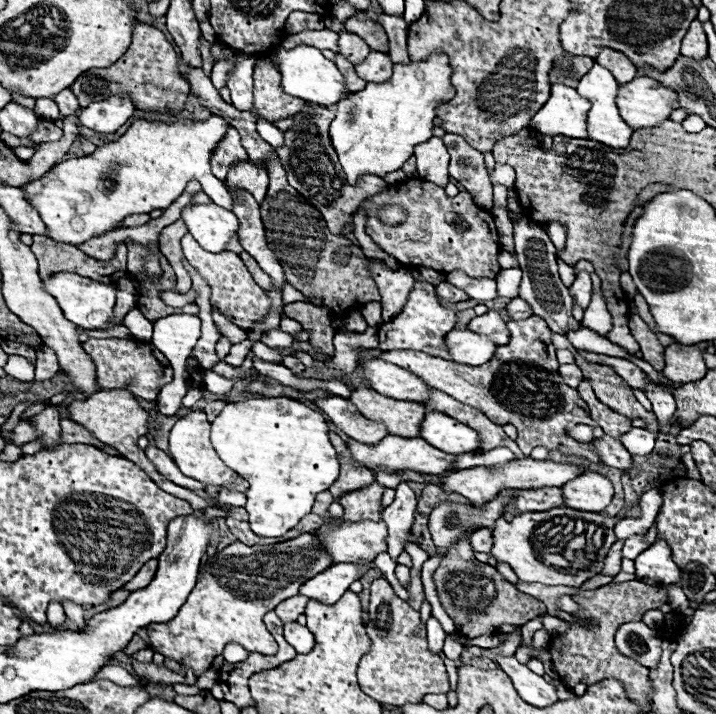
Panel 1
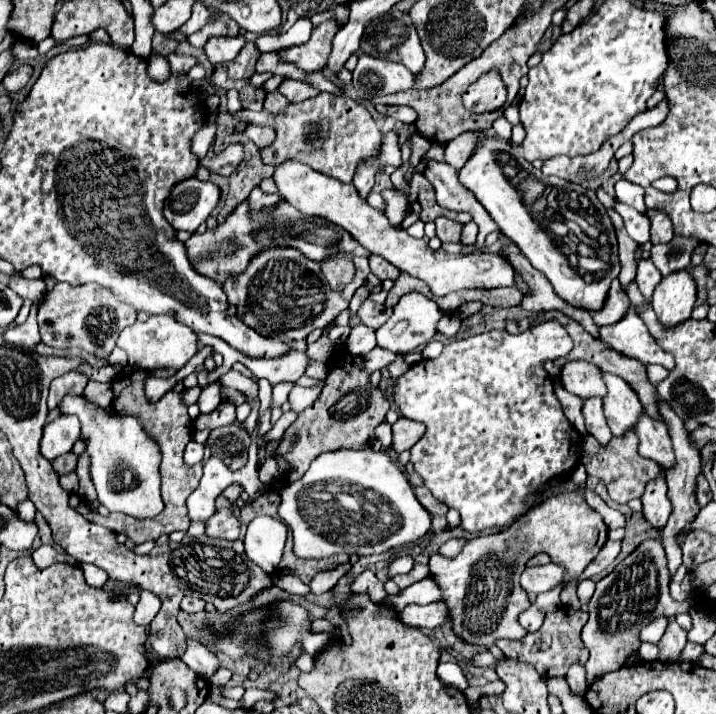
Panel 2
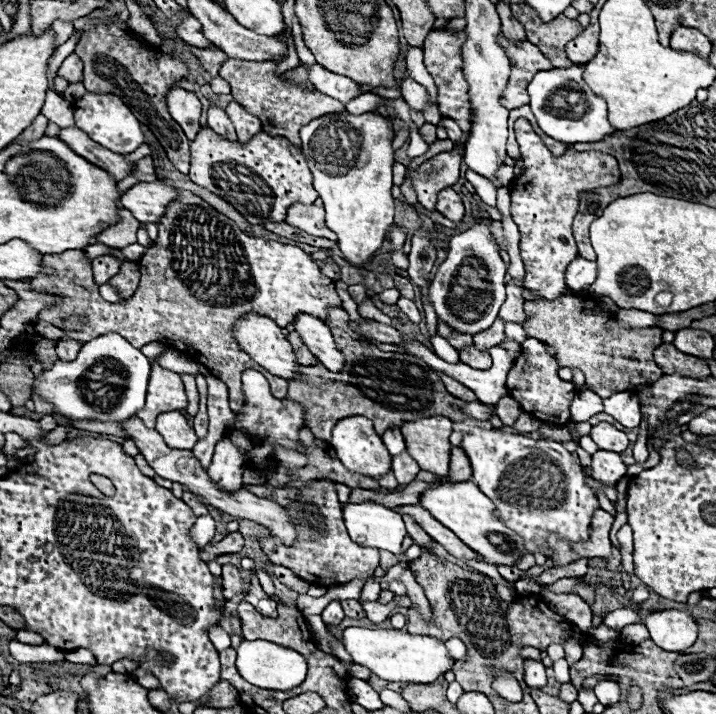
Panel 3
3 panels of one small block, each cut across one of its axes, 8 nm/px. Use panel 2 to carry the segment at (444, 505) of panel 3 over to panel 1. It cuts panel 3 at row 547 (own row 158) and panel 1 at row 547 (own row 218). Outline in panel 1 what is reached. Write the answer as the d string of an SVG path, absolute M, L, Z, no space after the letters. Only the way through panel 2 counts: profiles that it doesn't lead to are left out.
M572 508L518 514L512 522L498 518L496 526L492 528L492 556L510 564L516 576L524 582L580 588L584 582L600 574L604 564L602 560L608 554L612 542L616 542L614 524L614 518Z

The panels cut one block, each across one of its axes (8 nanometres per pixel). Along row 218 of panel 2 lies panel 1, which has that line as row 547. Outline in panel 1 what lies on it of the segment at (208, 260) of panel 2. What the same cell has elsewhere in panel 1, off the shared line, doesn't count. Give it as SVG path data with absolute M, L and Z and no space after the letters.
M310 532L270 546L246 546L242 542L232 542L222 552L216 552L206 560L206 566L200 570L198 582L178 616L166 624L148 626L150 644L156 652L182 662L196 674L206 672L212 660L222 654L224 646L230 642L242 644L248 652L276 654L278 644L266 630L262 616L268 610L274 610L282 600L296 596L306 578L310 580L332 564L332 558L320 550L316 534Z

